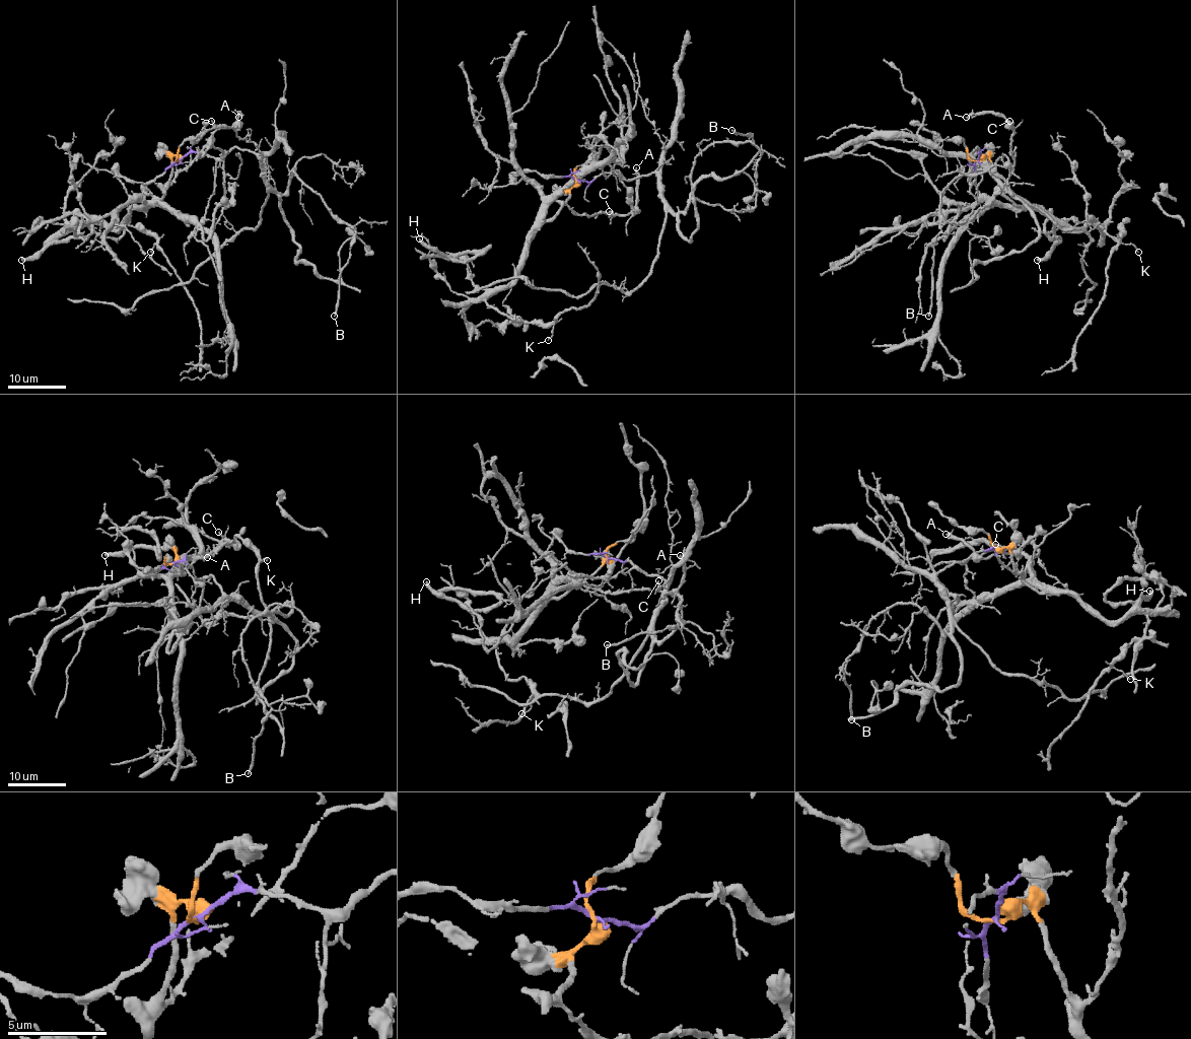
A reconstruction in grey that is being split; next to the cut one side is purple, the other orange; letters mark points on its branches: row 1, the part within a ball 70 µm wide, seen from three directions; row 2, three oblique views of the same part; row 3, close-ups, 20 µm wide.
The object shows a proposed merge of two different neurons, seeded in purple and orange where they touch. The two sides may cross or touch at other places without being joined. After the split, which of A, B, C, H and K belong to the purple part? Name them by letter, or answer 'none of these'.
B

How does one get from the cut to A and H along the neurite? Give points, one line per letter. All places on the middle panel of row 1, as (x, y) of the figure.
A: (575, 179), (567, 205), (578, 215), (628, 215), (636, 205), (636, 166)
H: (575, 179), (506, 287), (477, 297), (457, 294), (430, 258), (488, 247), (450, 260), (419, 237)

